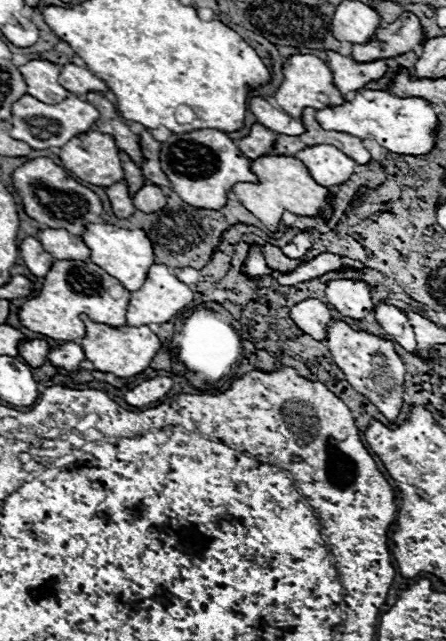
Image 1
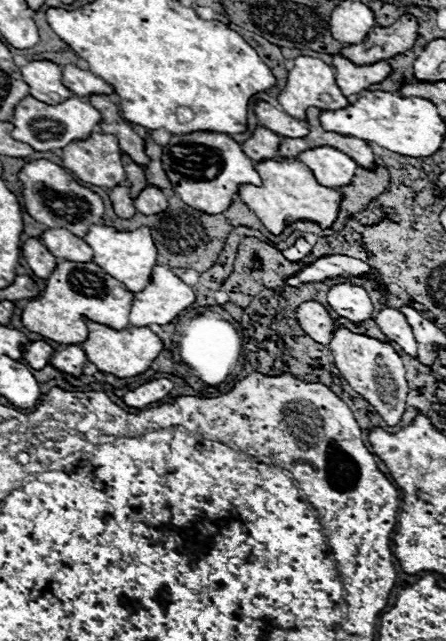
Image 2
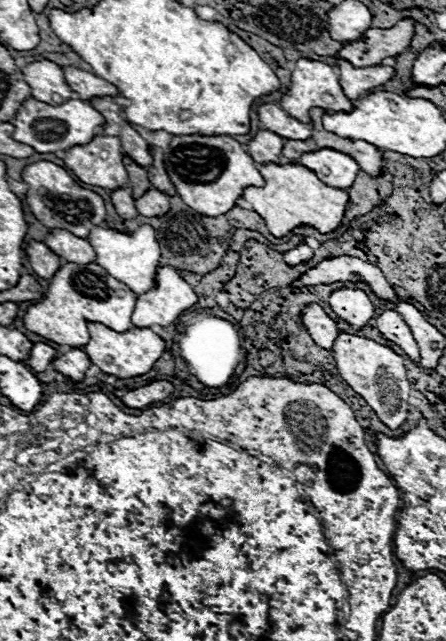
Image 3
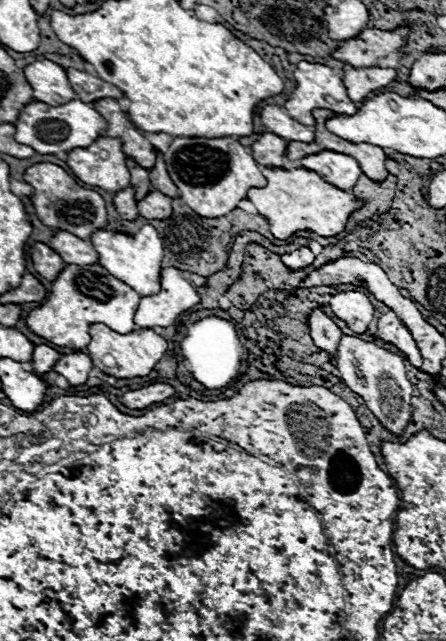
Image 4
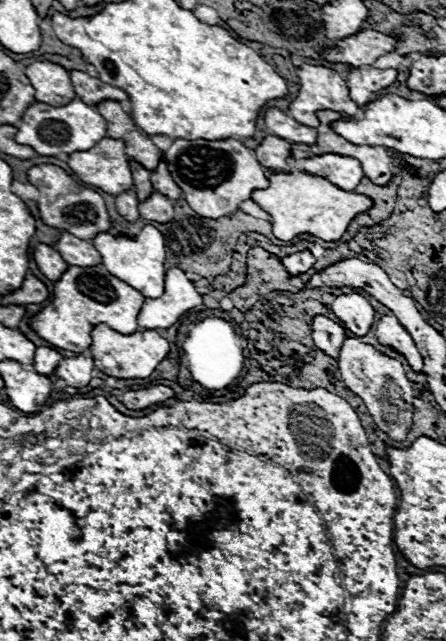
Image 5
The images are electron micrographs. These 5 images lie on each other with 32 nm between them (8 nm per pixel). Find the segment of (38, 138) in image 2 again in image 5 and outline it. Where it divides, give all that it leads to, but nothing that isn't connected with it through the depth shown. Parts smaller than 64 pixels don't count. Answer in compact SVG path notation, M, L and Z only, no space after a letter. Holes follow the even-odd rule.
M76 98L58 108L46 106L42 102L30 104L30 108L26 108L26 112L22 114L14 140L18 140L18 144L32 146L42 156L58 156L60 152L72 154L76 150L88 150L104 136L106 136L106 120L92 106Z

